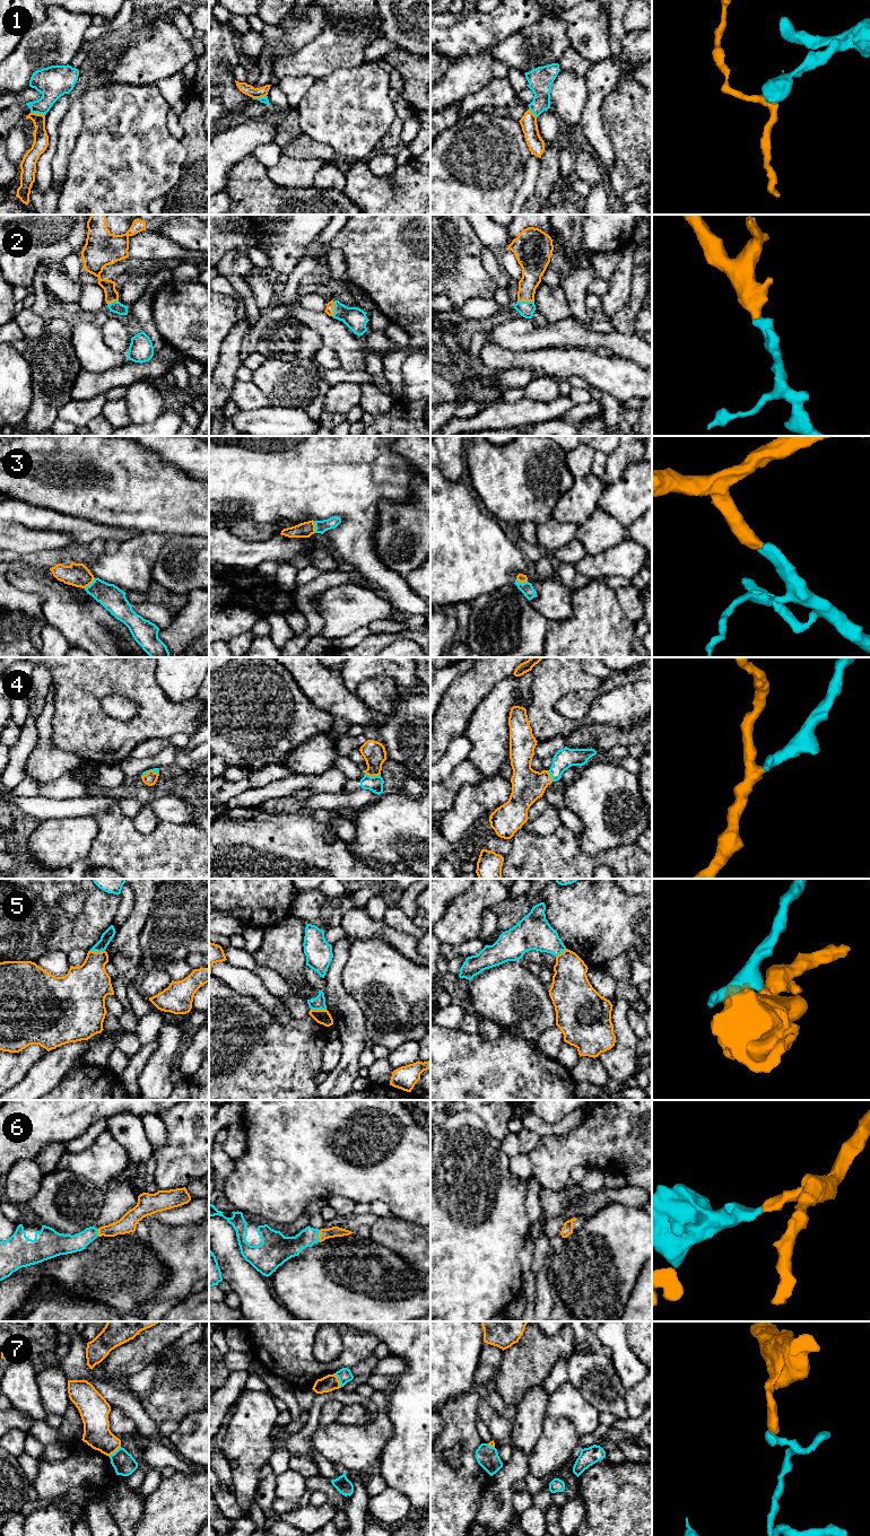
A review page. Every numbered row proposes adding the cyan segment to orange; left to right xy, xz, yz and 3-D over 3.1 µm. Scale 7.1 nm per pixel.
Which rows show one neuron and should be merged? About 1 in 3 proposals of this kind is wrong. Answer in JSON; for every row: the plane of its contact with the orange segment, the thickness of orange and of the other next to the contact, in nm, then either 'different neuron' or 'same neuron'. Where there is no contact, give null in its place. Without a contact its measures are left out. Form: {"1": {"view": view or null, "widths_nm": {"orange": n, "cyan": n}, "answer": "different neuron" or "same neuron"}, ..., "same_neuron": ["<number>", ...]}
{"1": {"view": "xy", "widths_nm": {"orange": 110, "cyan": 220}, "answer": "different neuron"}, "2": {"view": "yz", "widths_nm": {"orange": 170, "cyan": 110}, "answer": "same neuron"}, "3": {"view": "xz", "widths_nm": {"orange": 110, "cyan": 90}, "answer": "same neuron"}, "4": {"view": "xz", "widths_nm": {"orange": 160, "cyan": 110}, "answer": "same neuron"}, "5": {"view": "xy", "widths_nm": {"orange": 300, "cyan": 80}, "answer": "different neuron"}, "6": {"view": "xz", "widths_nm": {"orange": 80, "cyan": 160}, "answer": "same neuron"}, "7": {"view": "xz", "widths_nm": {"orange": 120, "cyan": 100}, "answer": "different neuron"}, "same_neuron": ["2", "3", "4", "6"]}

